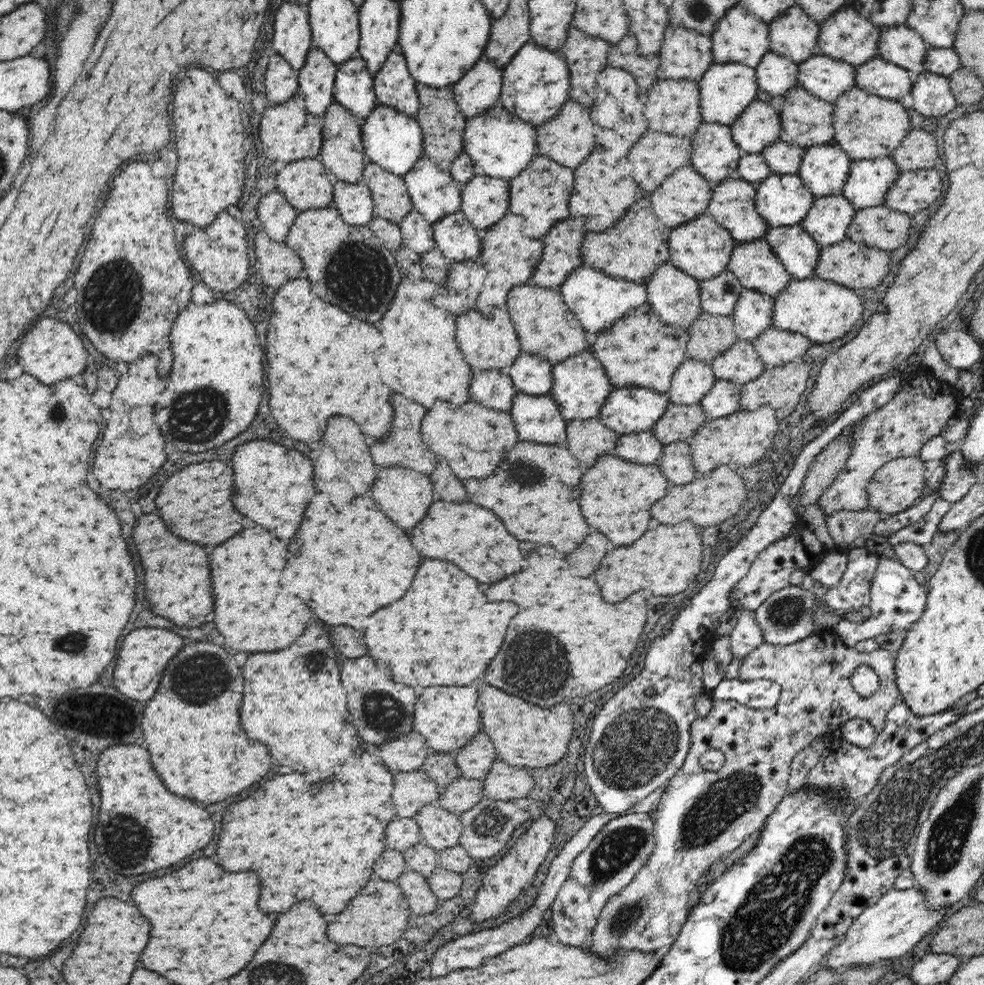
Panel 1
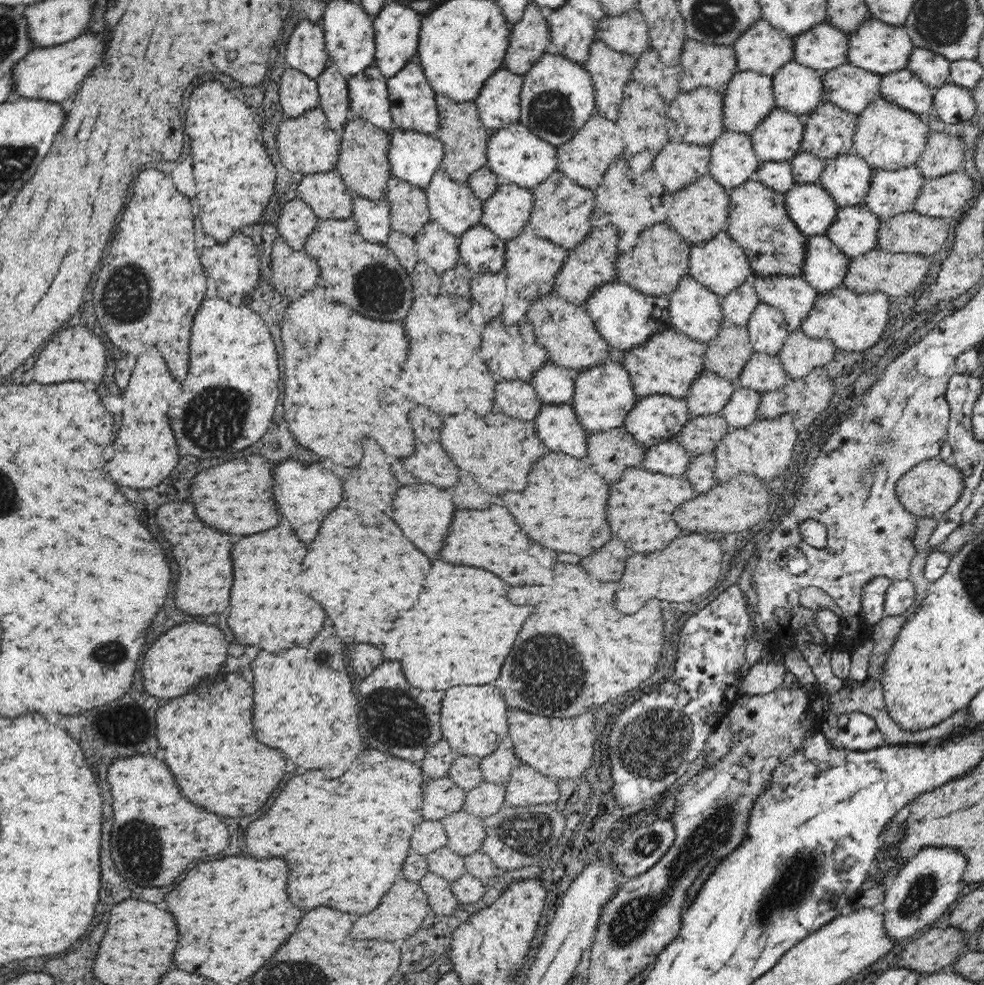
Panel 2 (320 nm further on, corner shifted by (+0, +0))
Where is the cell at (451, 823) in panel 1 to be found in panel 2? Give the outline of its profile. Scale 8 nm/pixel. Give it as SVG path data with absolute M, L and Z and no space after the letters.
M462 810L448 815L440 820L445 826L448 835L448 846L462 854L462 858L481 848L482 841L486 838L486 830L481 818L475 818Z

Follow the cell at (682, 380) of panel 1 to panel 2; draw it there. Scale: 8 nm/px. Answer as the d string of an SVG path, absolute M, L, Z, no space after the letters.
M712 371L703 372L691 385L686 402L692 416L719 415L735 385Z

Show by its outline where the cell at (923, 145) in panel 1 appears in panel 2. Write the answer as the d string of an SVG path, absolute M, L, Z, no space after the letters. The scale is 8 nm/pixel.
M933 133L916 166L925 179L940 178L963 169L964 152L960 137Z

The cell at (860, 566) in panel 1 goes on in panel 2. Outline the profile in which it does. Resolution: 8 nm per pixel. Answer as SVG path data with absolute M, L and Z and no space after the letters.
M877 576L865 587L862 593L861 618L866 624L876 624L884 617L884 601L892 579Z

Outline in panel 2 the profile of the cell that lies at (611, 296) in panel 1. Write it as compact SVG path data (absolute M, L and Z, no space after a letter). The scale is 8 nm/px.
M620 280L610 281L598 287L584 307L609 346L626 352L642 346L653 334L672 328L668 297L644 294Z

